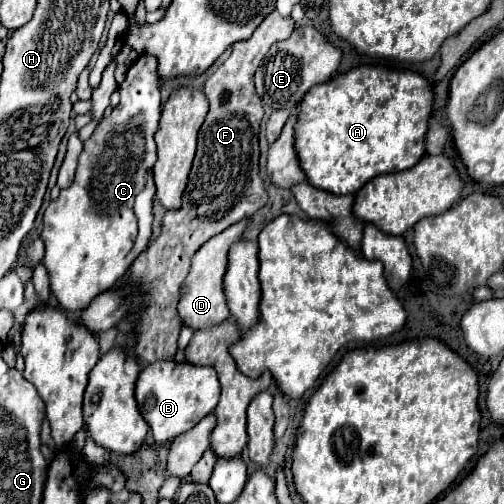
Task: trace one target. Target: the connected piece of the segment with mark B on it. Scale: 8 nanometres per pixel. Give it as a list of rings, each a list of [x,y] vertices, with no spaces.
[[[173,360],[155,362],[141,370],[135,386],[135,400],[141,416],[151,428],[155,444],[167,444],[213,412],[219,402],[219,380],[213,368],[199,368],[187,362],[177,364]]]

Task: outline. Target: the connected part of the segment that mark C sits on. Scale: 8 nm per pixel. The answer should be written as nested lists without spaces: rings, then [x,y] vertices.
[[[141,54],[127,72],[125,82],[119,86],[121,102],[113,108],[109,118],[103,118],[93,136],[83,142],[83,152],[79,156],[77,174],[69,188],[61,190],[59,198],[53,200],[43,216],[41,240],[45,242],[43,266],[49,272],[51,292],[57,298],[57,304],[67,314],[85,310],[95,296],[115,288],[133,260],[147,248],[151,238],[153,222],[153,164],[157,160],[153,134],[161,116],[161,96],[159,96],[159,78],[157,78],[157,58],[151,54]]]

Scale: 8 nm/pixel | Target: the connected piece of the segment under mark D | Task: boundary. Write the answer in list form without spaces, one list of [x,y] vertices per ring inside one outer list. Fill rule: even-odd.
[[[247,220],[223,230],[223,234],[217,234],[211,240],[207,240],[193,256],[193,266],[189,270],[187,280],[183,282],[181,300],[179,300],[179,318],[183,320],[183,326],[189,326],[197,332],[197,330],[217,326],[229,318],[225,294],[223,294],[223,276],[227,270],[227,252],[231,248],[231,244],[235,244],[237,240],[243,238],[245,228],[247,228]]]

